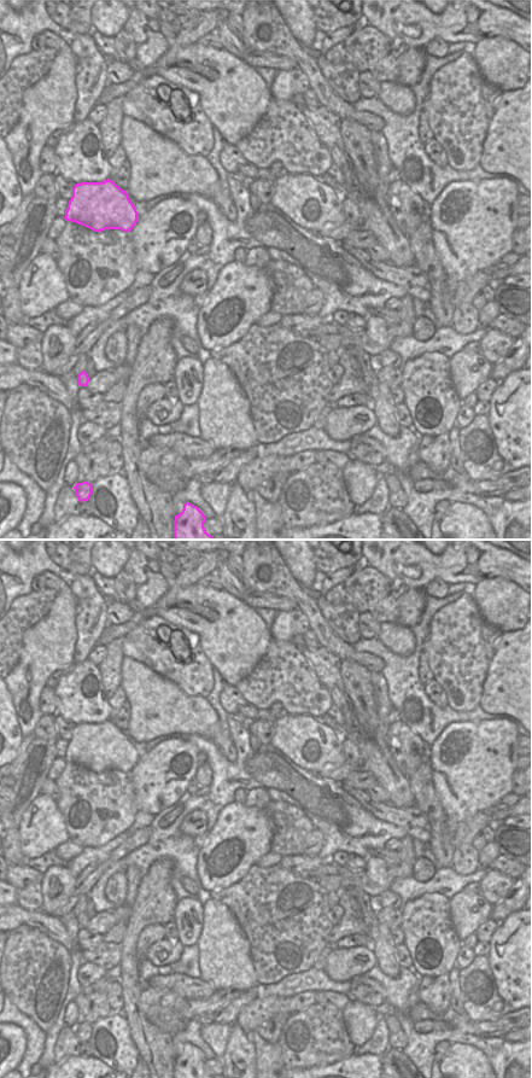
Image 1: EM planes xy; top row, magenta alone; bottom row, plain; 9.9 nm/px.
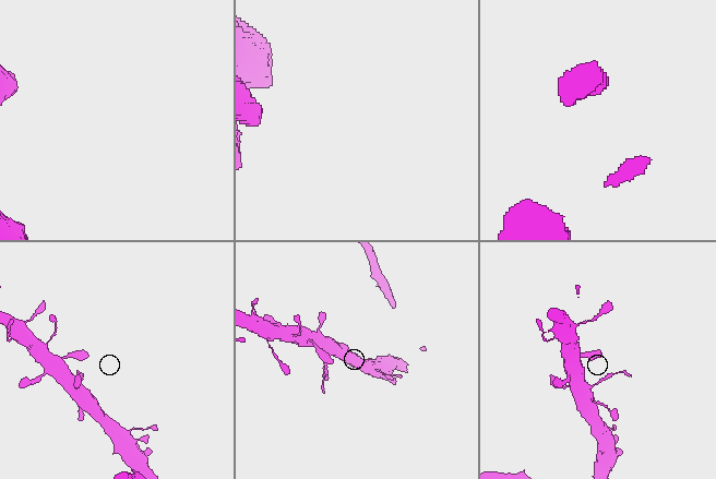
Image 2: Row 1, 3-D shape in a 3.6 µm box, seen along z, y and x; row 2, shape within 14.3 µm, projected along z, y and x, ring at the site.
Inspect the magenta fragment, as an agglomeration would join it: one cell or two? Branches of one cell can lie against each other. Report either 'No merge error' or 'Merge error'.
Merge error

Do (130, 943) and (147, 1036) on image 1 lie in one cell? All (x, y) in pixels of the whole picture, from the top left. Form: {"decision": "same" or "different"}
{"decision": "same"}

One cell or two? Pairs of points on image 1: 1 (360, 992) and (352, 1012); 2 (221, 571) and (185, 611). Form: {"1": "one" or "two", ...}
{"1": "two", "2": "two"}

